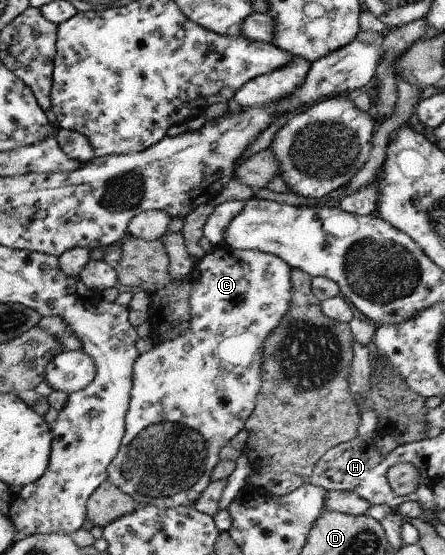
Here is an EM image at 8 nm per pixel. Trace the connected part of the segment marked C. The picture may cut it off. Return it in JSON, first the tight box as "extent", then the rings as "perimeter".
{"extent":[106,243,292,507],"perimeter":[[[223,243],[212,246],[208,252],[200,252],[193,265],[193,285],[189,288],[189,297],[187,300],[189,323],[188,329],[178,335],[170,338],[169,341],[154,342],[153,347],[147,352],[136,355],[132,363],[132,375],[130,376],[130,400],[128,410],[124,415],[124,433],[120,441],[118,453],[114,456],[111,463],[106,467],[107,481],[110,481],[114,487],[130,495],[132,500],[139,505],[150,504],[155,507],[179,507],[192,506],[192,503],[200,497],[200,493],[206,489],[210,482],[210,473],[219,462],[218,453],[222,447],[229,444],[230,439],[240,430],[245,429],[244,425],[255,408],[256,393],[260,391],[260,349],[264,345],[264,339],[270,335],[270,331],[280,323],[280,317],[287,313],[292,301],[292,283],[290,283],[291,268],[288,263],[284,263],[280,257],[270,253],[262,253],[255,250],[234,250]]]}

